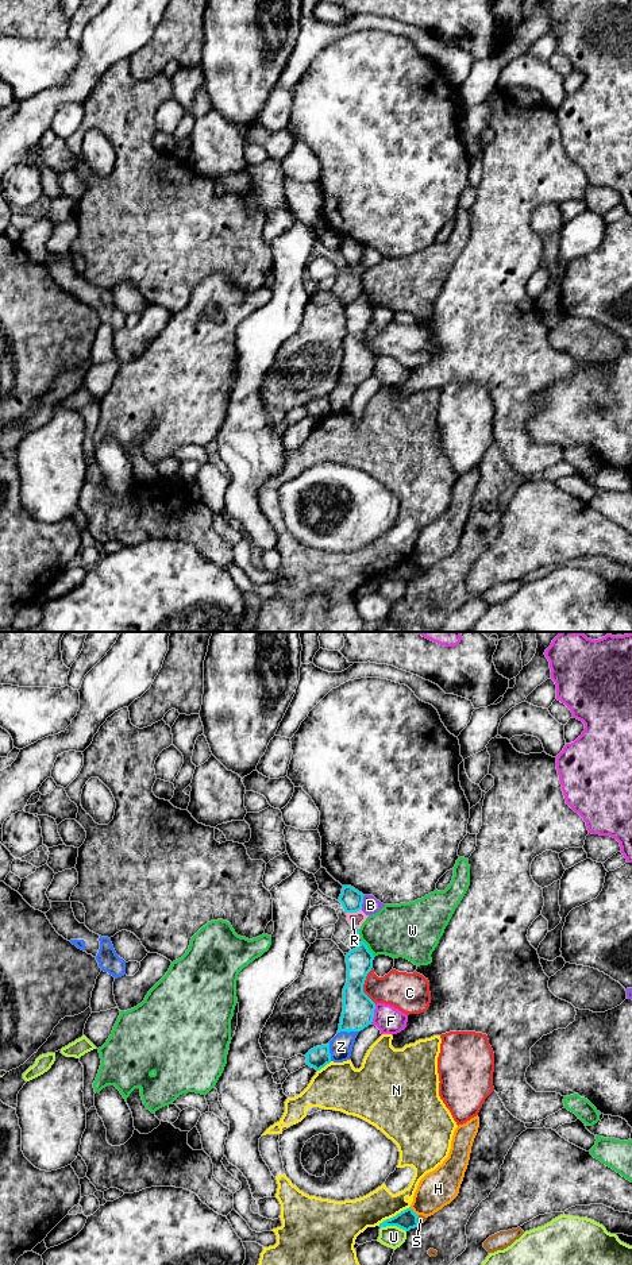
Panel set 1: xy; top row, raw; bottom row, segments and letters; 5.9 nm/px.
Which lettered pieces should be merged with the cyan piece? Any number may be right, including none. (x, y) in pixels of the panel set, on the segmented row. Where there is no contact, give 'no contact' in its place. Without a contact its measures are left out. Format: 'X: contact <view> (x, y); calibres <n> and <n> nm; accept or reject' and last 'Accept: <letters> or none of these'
B: contact xy (362, 902); calibres 140 and 100 nm; reject
C: contact xy (362, 986); calibres 190 and 220 nm; reject
F: contact xy (373, 1014); calibres 190 and 160 nm; reject
H: contact xy (412, 1211); calibres 120 and 220 nm; reject
N: contact xy (393, 1217); calibres 120 and 200 nm; reject
R: contact xy (353, 911); calibres 140 and 90 nm; reject
S: contact xy (416, 1219); calibres 120 and 50 nm; reject
U: contact xy (393, 1225); calibres 120 and 130 nm; reject
W: contact xy (367, 948); calibres 160 and 320 nm; reject
Z: contact xy (347, 1032); calibres 190 and 140 nm; reject
Accept: none of these

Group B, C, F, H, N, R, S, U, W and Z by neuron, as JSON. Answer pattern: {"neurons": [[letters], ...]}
{"neurons": [["B"], ["C"], ["F"], ["H"], ["N"], ["R"], ["S"], ["U"], ["W"], ["Z"]]}

